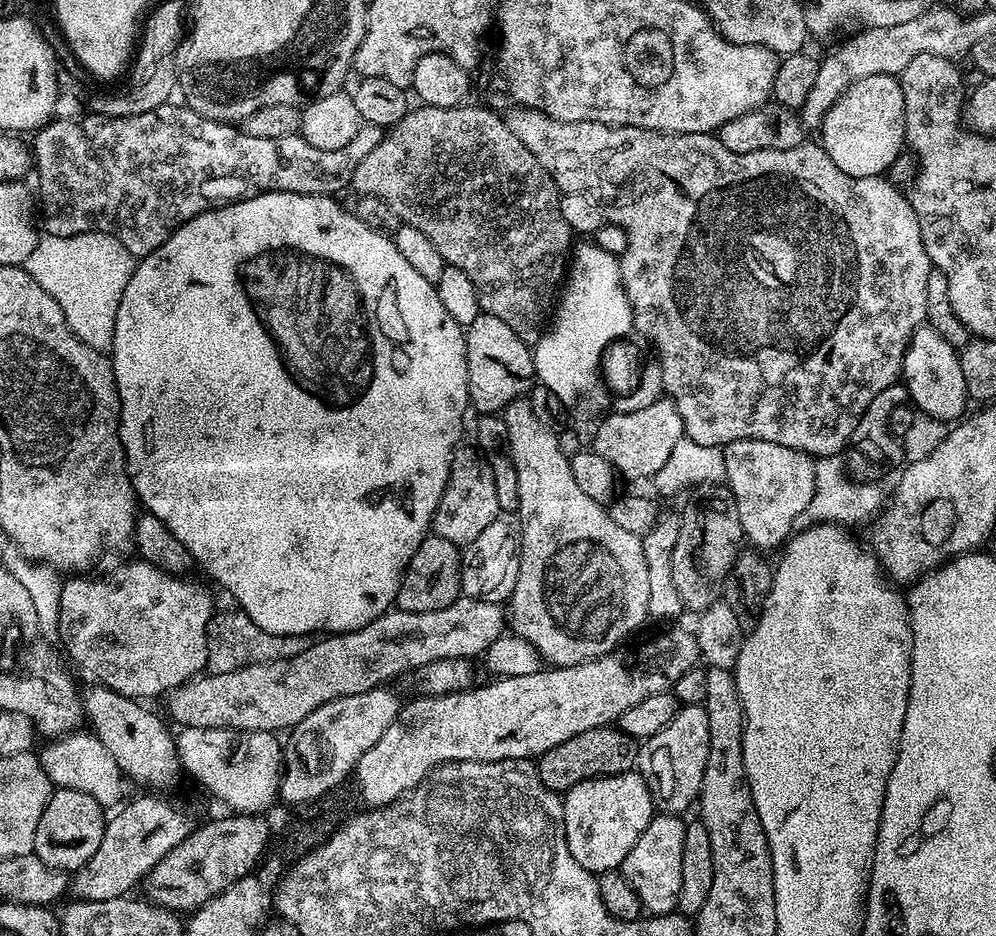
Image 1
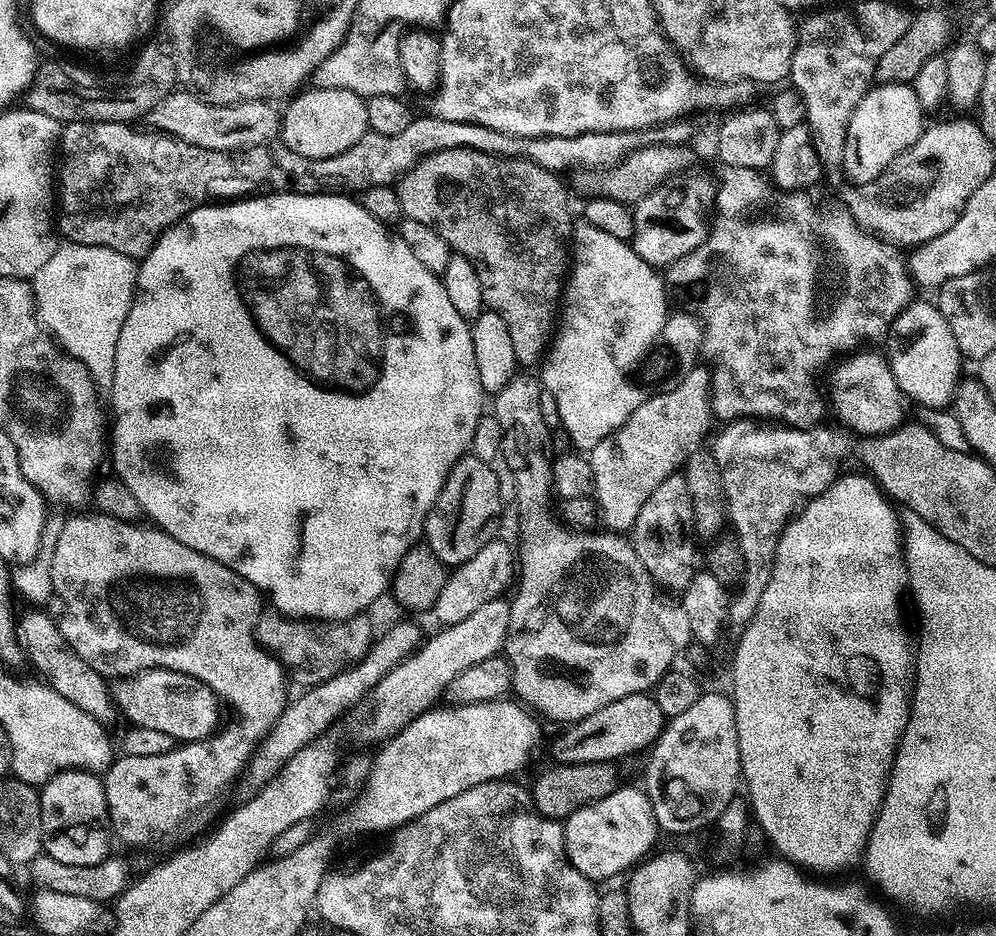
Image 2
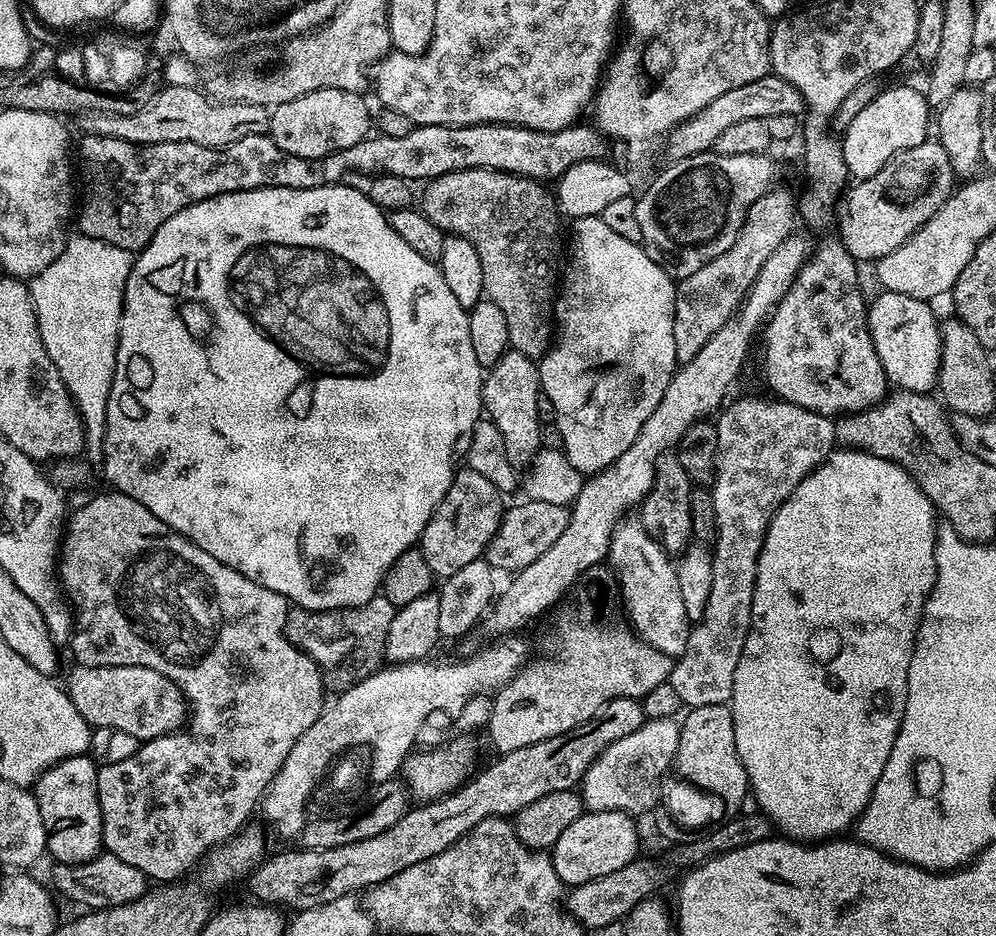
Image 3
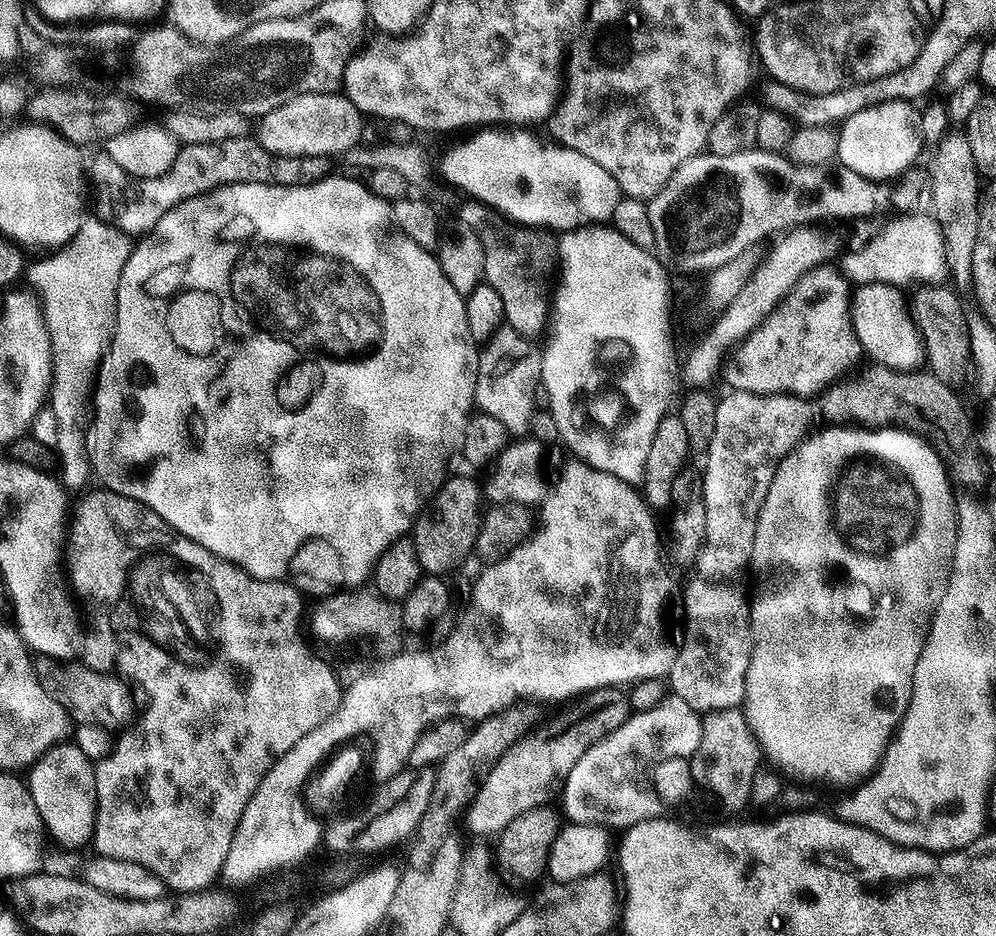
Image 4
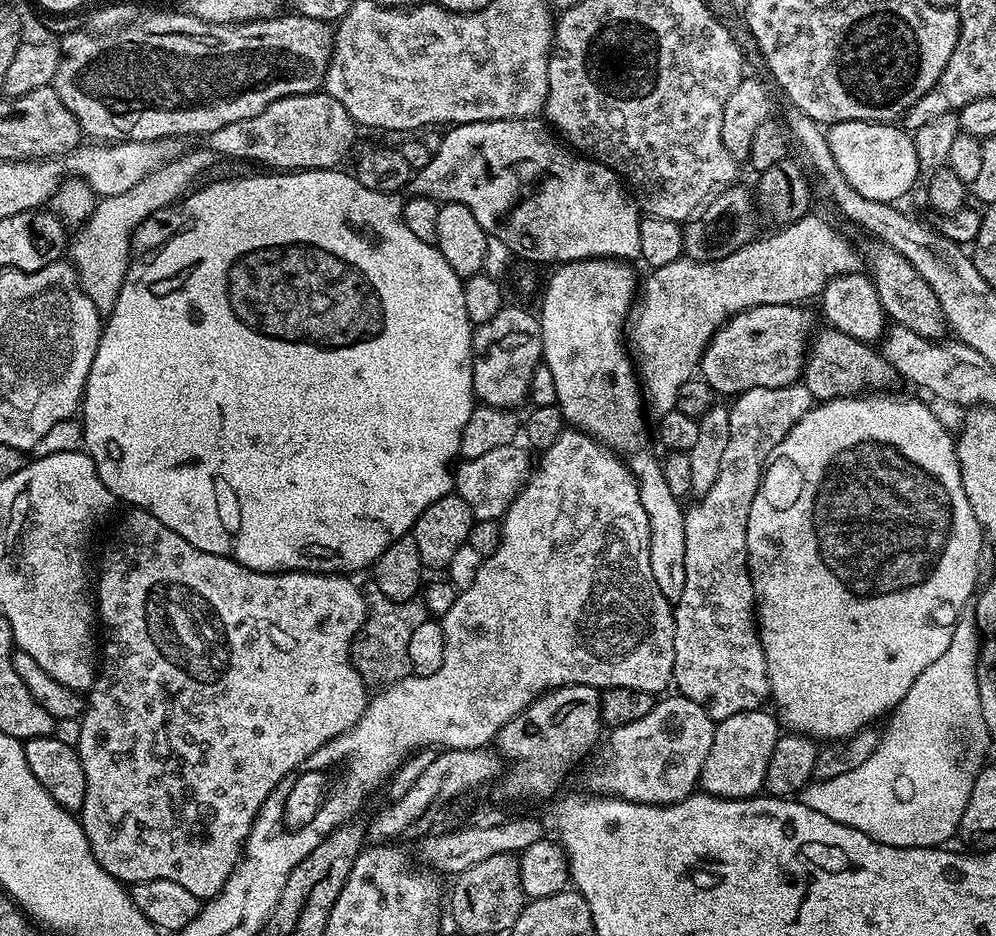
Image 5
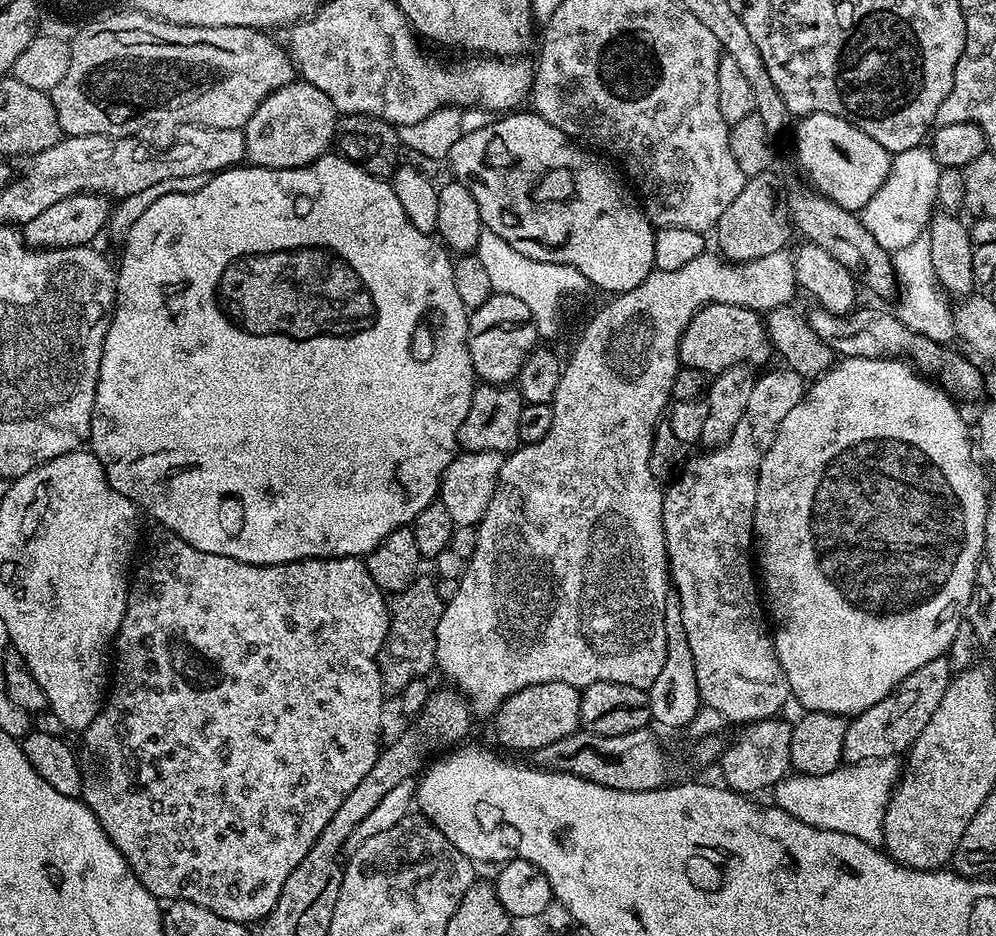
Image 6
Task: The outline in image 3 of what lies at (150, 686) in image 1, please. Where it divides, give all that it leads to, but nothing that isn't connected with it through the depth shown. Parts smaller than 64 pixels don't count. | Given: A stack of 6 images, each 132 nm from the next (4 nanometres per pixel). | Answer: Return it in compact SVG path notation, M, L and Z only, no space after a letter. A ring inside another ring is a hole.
M107 490L101 496L88 500L76 513L69 515L62 533L62 543L58 553L58 580L62 591L74 613L74 627L70 641L72 656L81 668L94 666L146 666L150 670L158 670L170 682L174 682L182 691L184 699L190 705L190 719L186 730L171 732L153 740L143 741L137 752L117 765L102 765L96 769L96 789L102 814L102 848L107 855L122 858L129 866L138 866L142 874L152 882L176 882L187 877L201 863L202 857L223 844L235 835L257 811L258 805L273 778L278 774L282 762L286 762L286 754L294 750L294 742L318 722L326 707L324 700L324 680L322 669L302 650L298 650L284 632L288 617L289 603L282 594L264 588L258 582L246 578L246 574L238 574L230 566L218 562L218 558L210 558L206 550L194 546L182 534L178 534L166 522L154 518L142 502L130 498L115 490Z

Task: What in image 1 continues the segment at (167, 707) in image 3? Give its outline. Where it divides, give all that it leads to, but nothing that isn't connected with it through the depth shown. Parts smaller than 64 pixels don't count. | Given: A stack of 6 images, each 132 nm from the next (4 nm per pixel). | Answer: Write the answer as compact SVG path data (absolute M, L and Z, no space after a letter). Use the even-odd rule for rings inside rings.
M461 598L455 600L450 606L446 606L446 610L430 610L429 612L401 612L399 610L389 610L383 616L379 616L374 622L370 622L366 626L362 626L353 632L337 632L335 634L325 635L317 644L311 643L305 652L298 654L294 658L286 658L279 660L273 664L255 664L254 666L246 666L242 670L234 670L233 672L212 672L211 674L201 674L195 680L189 680L187 684L181 684L178 688L173 688L167 693L168 712L177 720L177 725L186 728L232 728L236 732L270 732L280 734L280 731L291 730L298 722L302 722L302 718L306 718L306 714L314 714L314 710L318 710L318 706L326 706L326 702L334 702L334 698L350 698L350 694L366 694L366 690L374 690L375 688L387 685L388 680L392 680L395 676L404 676L407 672L422 670L430 662L438 662L439 660L466 660L476 658L484 654L489 646L495 640L503 636L506 632L506 612L501 605L491 604L490 602L482 602L481 600L470 600Z

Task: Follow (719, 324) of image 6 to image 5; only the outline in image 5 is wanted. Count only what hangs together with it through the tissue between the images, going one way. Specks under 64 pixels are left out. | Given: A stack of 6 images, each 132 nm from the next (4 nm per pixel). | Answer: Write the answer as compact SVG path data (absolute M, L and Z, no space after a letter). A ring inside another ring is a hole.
M771 302L766 306L754 306L748 308L744 312L737 312L735 316L729 318L722 327L712 335L712 341L704 347L704 357L700 360L698 369L699 375L706 383L715 390L721 397L735 398L741 392L746 390L754 390L755 388L777 388L778 386L790 386L797 383L804 374L804 362L810 347L810 341L814 335L814 327L812 328L812 316L804 308L799 308L796 304L780 304L781 302Z

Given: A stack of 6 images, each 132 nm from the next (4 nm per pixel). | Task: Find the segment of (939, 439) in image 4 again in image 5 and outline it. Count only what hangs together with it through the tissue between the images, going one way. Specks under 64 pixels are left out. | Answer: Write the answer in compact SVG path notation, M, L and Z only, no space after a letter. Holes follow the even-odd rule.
M831 326L817 331L810 341L810 347L804 362L802 383L810 390L813 401L837 400L843 396L859 396L869 390L888 390L898 380L896 371L886 362L871 343L850 338Z

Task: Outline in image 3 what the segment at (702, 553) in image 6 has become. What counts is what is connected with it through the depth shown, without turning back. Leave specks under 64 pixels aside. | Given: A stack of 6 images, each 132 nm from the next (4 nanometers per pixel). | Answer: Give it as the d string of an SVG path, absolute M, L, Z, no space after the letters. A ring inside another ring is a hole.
M779 398L767 399L736 400L714 420L718 430L716 480L710 485L717 535L712 557L714 586L710 586L704 617L691 625L686 650L673 663L670 677L681 705L689 709L731 701L734 672L752 621L756 571L766 530L782 502L837 447L836 425L829 417Z

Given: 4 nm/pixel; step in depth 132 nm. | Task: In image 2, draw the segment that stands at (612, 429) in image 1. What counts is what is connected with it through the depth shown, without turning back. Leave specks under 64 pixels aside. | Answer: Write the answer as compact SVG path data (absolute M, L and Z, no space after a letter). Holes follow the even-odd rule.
M697 366L683 373L673 388L668 388L665 392L660 392L657 396L649 395L626 418L626 422L618 430L614 430L598 446L590 450L592 469L594 470L594 497L601 510L603 525L613 533L624 534L631 529L632 523L638 518L638 510L658 490L666 478L677 475L683 469L684 463L690 458L690 454L701 447L704 435L708 432L708 427L714 424L714 417L711 411L710 401L710 372L707 367Z

